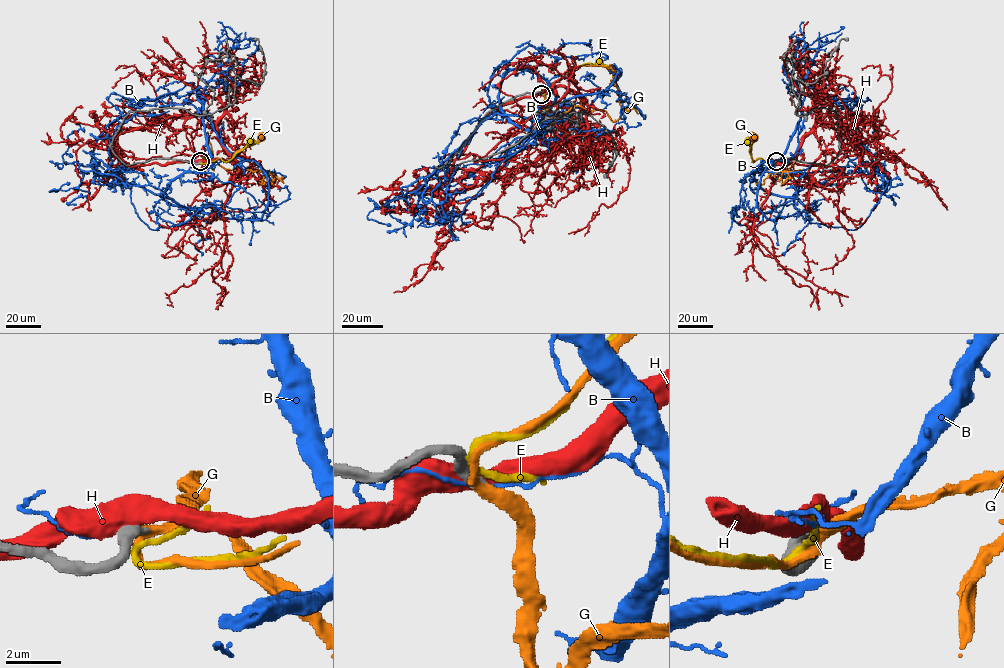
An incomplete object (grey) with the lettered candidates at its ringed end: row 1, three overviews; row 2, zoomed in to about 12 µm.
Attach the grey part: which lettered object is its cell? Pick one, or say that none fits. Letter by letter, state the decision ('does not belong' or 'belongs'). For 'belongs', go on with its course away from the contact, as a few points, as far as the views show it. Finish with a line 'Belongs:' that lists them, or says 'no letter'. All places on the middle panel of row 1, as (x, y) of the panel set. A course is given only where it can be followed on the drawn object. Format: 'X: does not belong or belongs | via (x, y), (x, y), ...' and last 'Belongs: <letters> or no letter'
B: does not belong
E: does not belong
G: belongs | via (541, 94), (571, 68), (612, 67)
H: does not belong
Belongs: G

